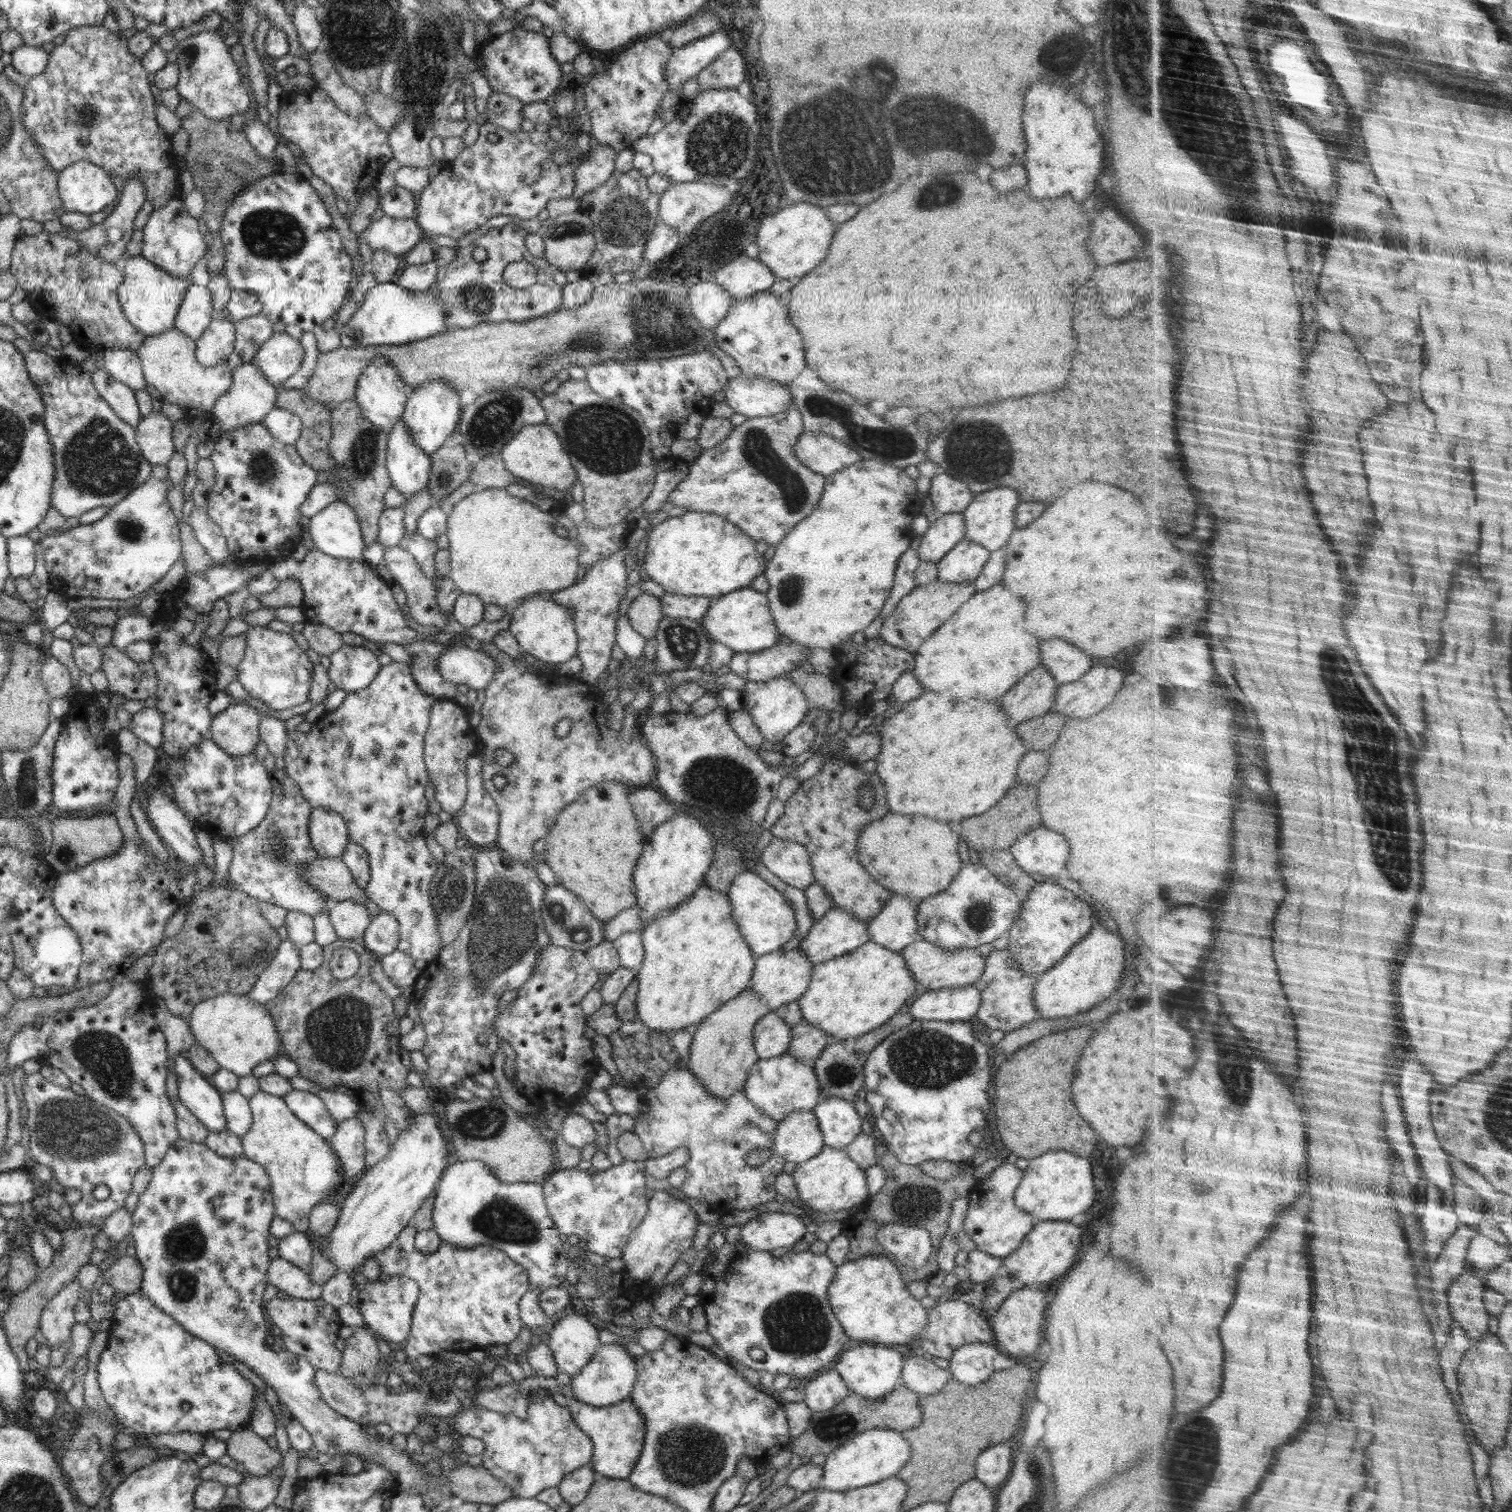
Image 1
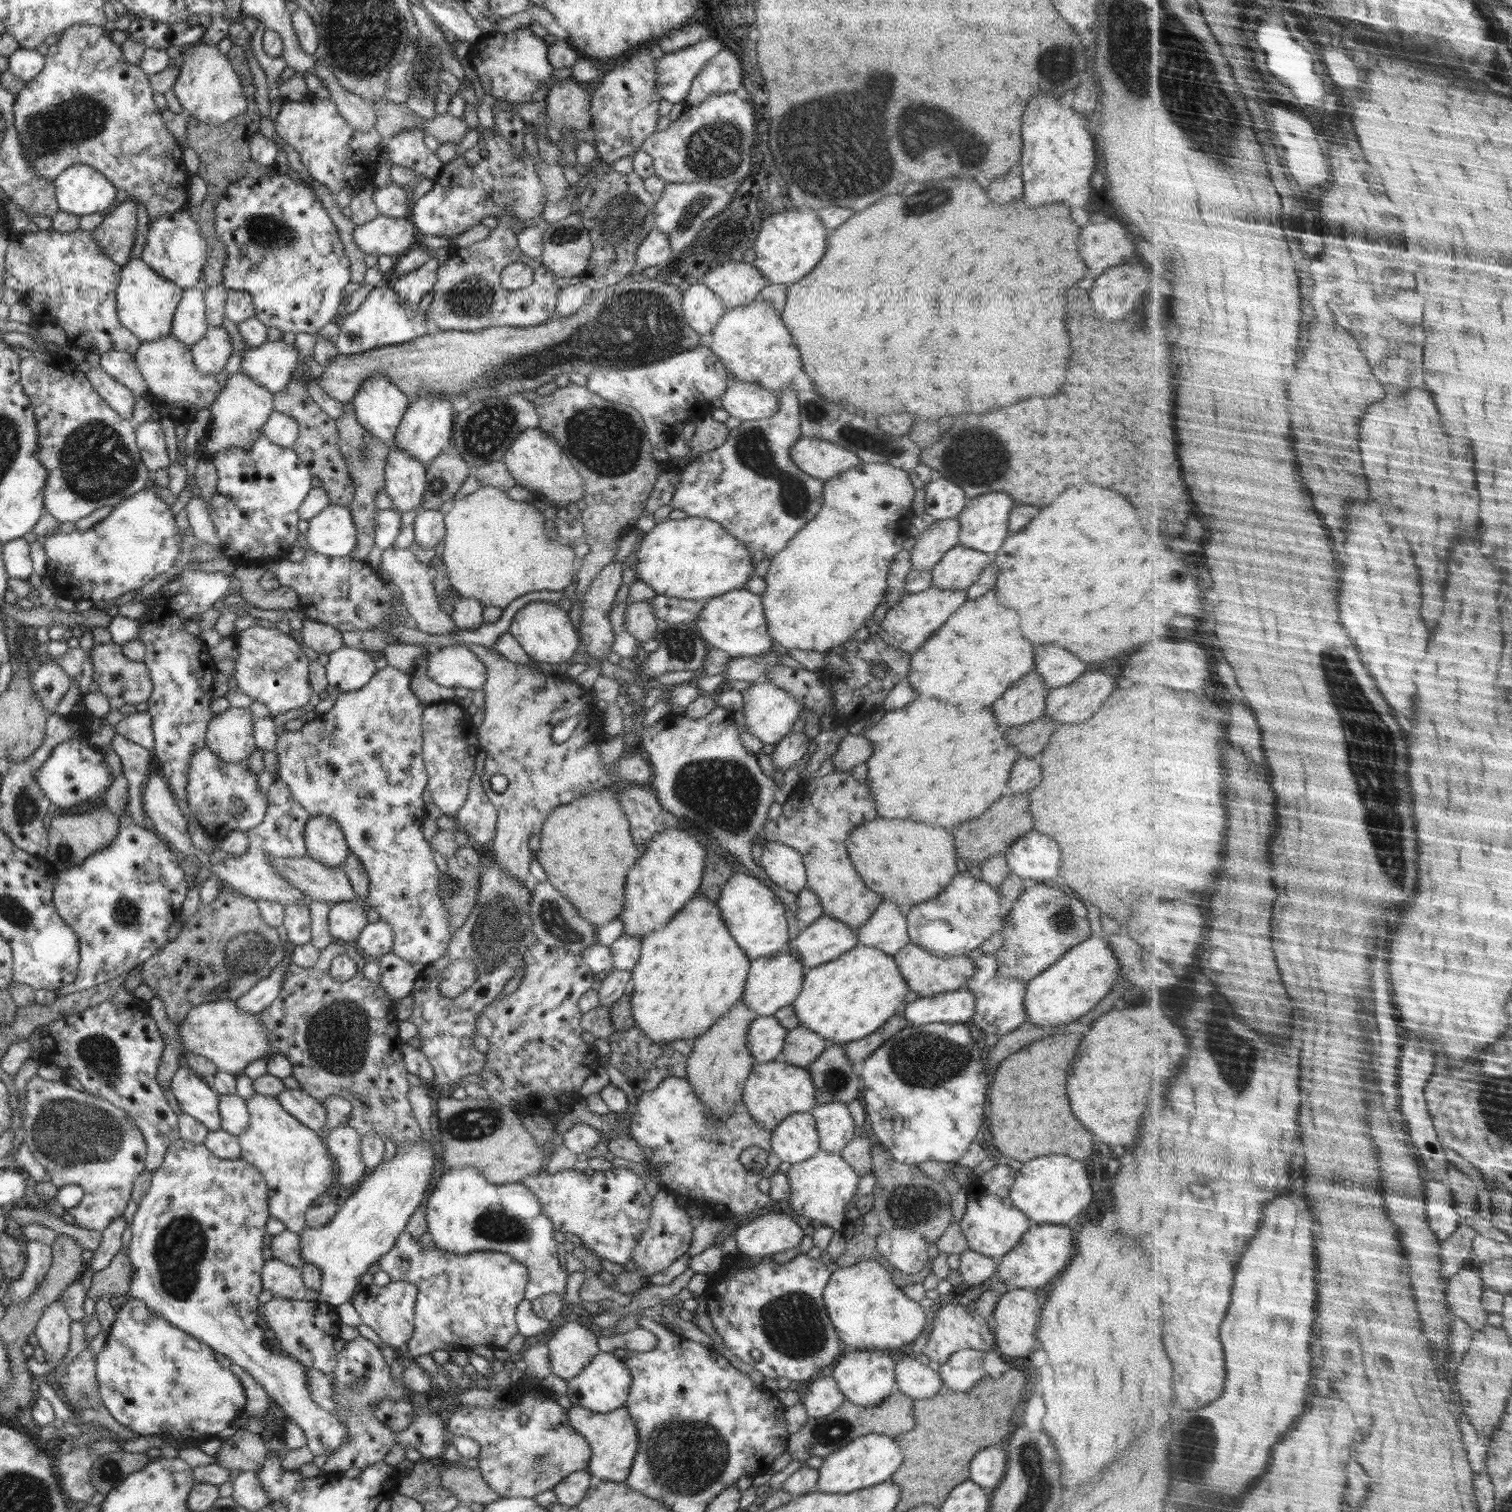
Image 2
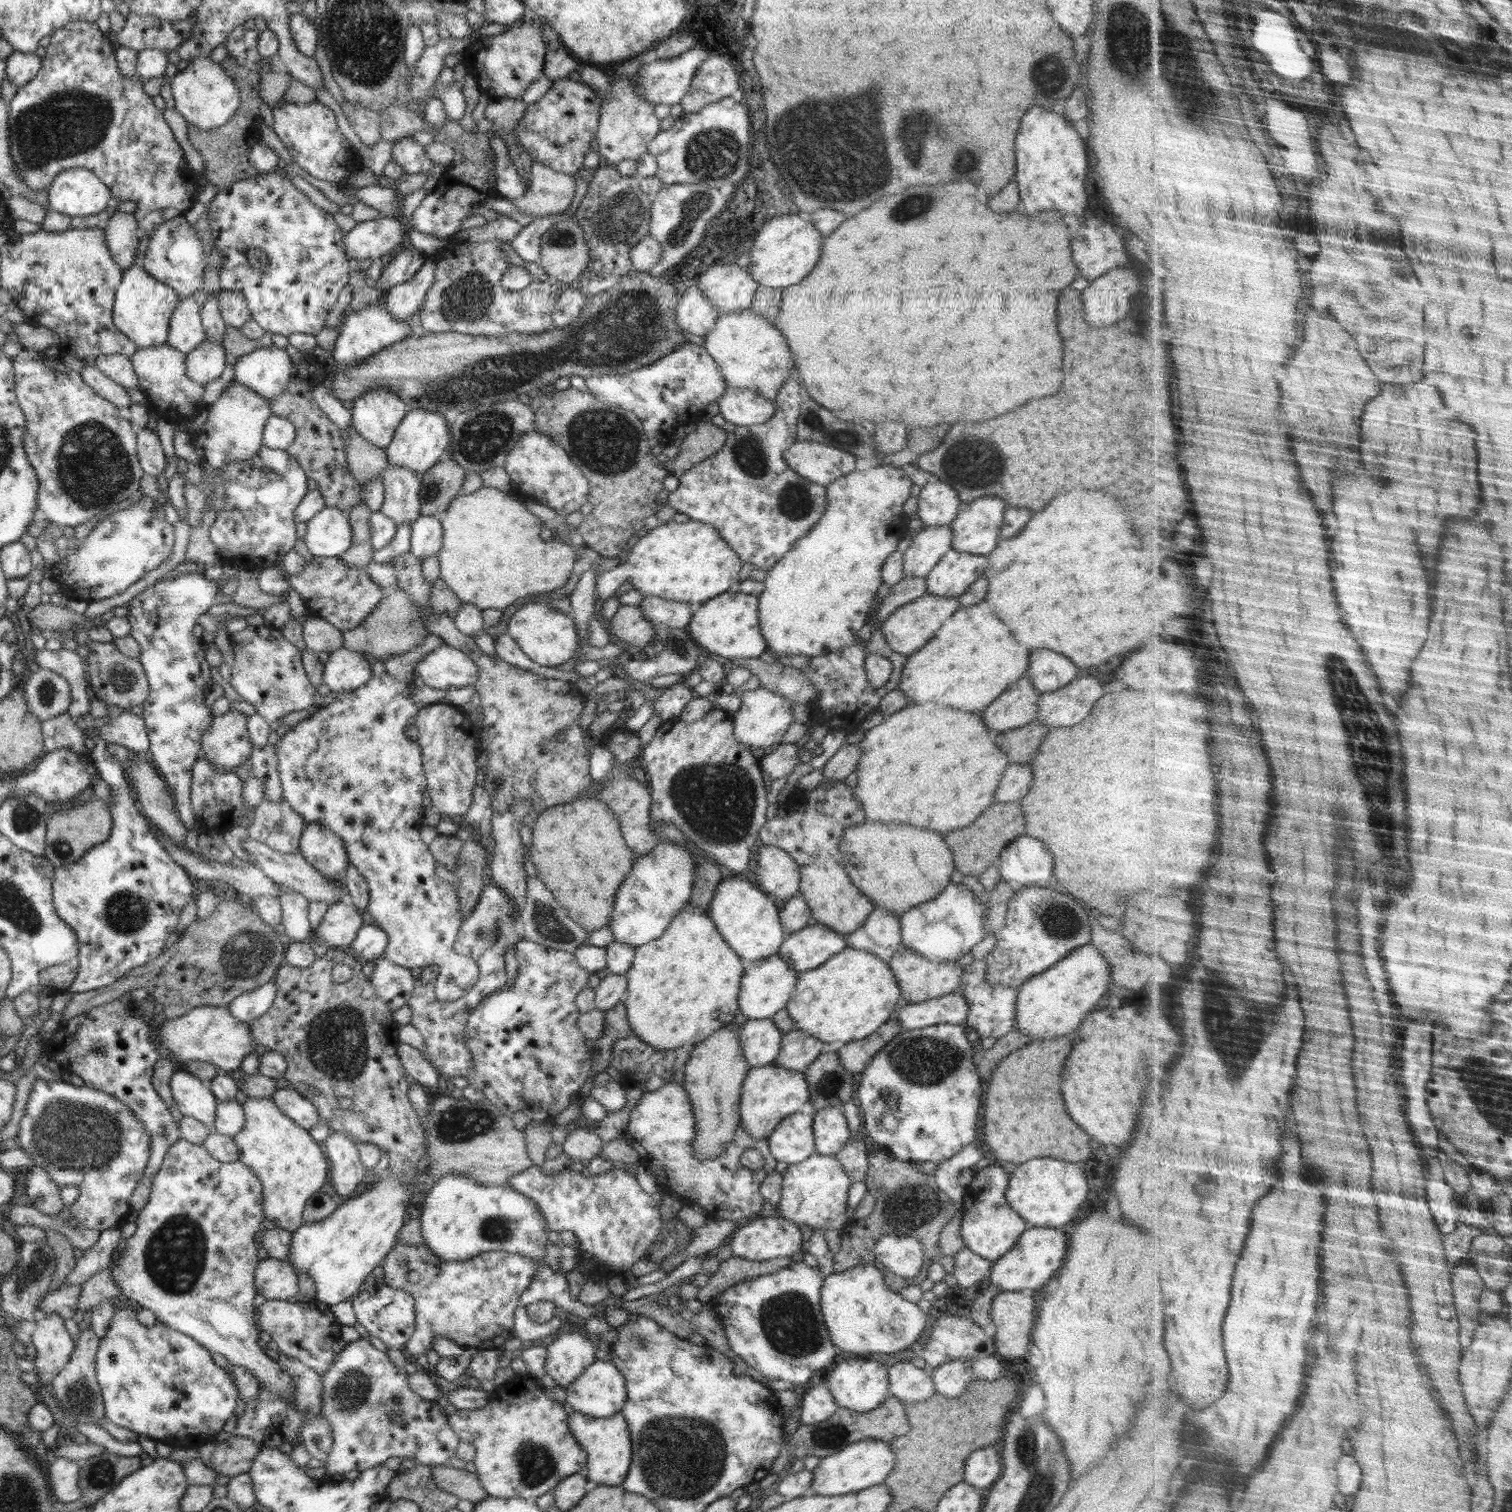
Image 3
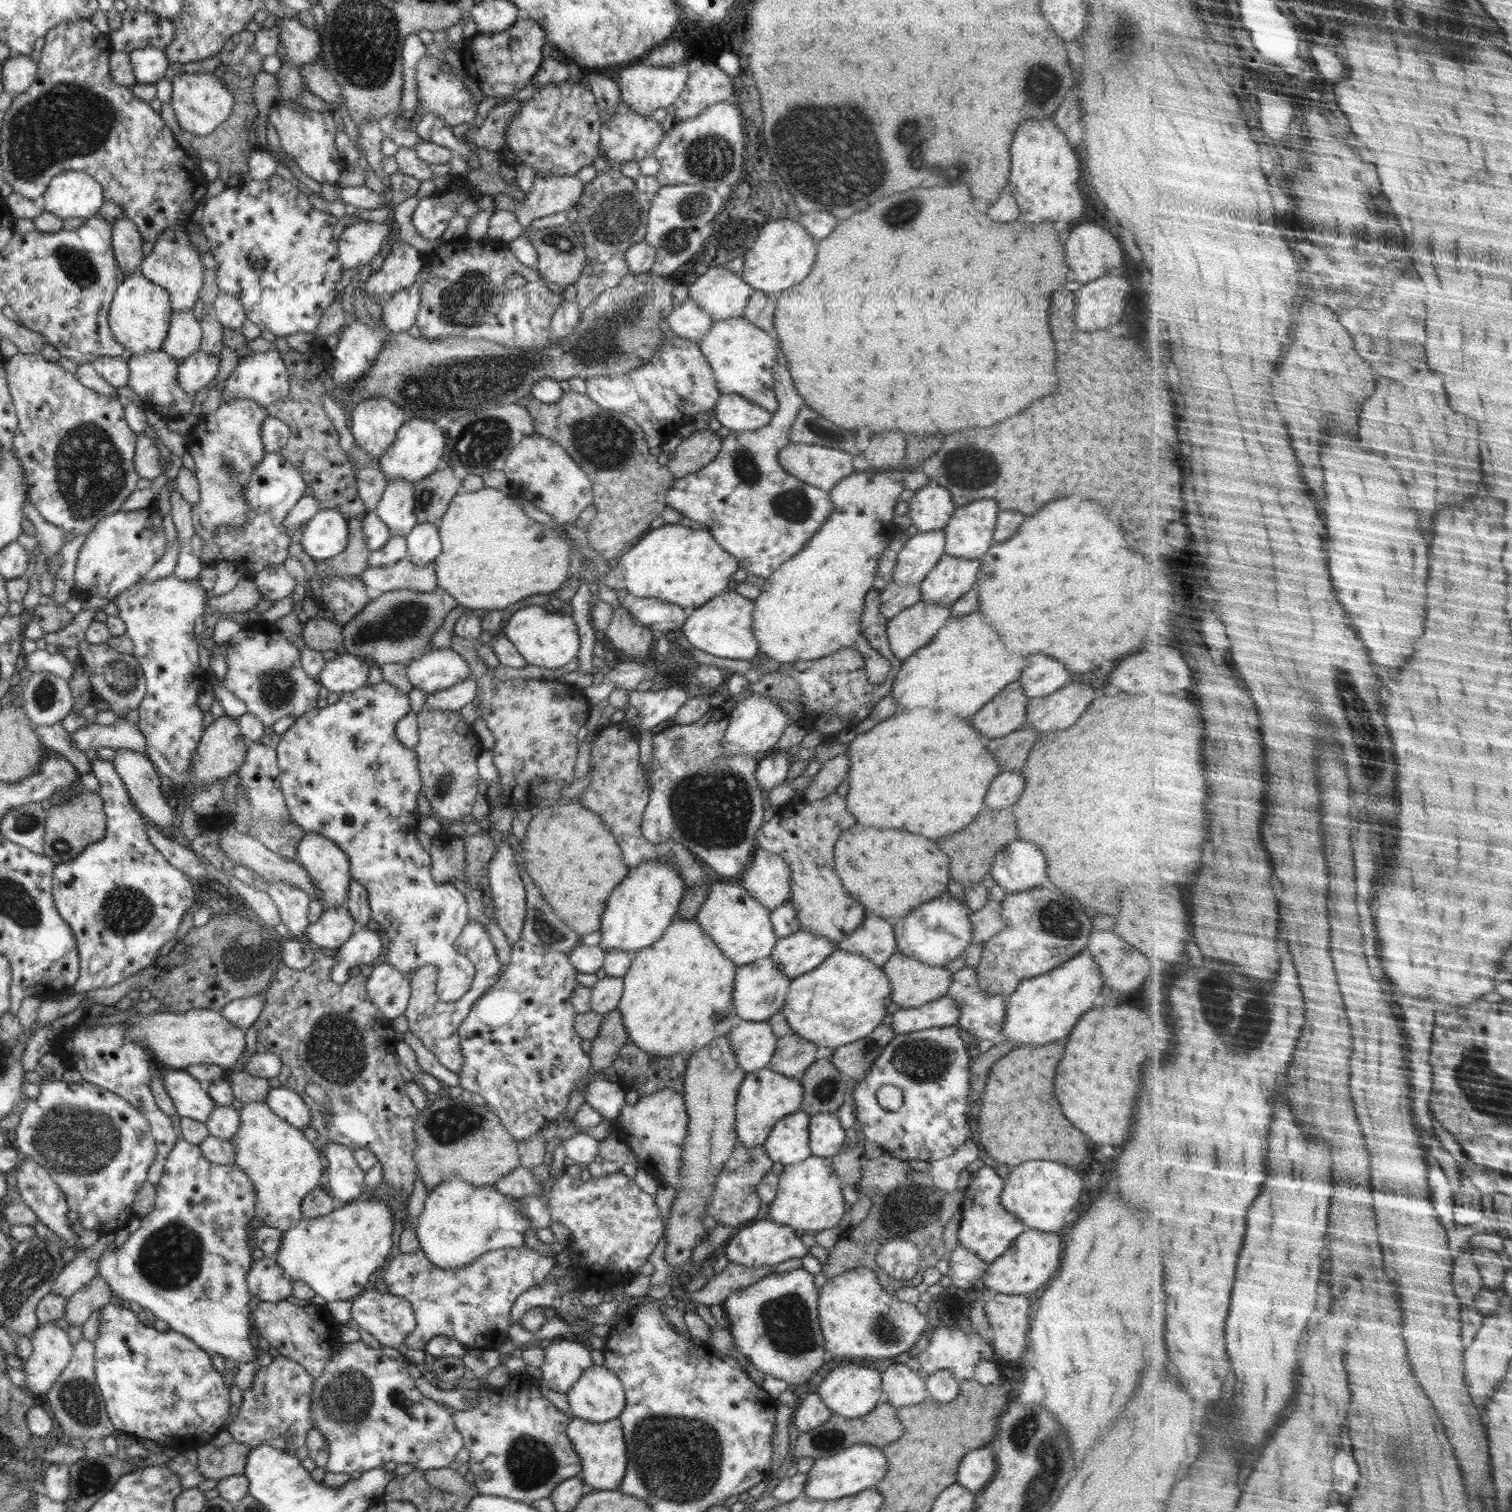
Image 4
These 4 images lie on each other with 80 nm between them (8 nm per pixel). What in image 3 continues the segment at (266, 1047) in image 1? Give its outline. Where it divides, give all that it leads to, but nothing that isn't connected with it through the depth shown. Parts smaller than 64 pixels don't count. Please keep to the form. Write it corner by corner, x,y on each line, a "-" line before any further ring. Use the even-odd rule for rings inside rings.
198,1006
173,1019
156,1019
152,1027
163,1053
169,1054
178,1066
201,1061
211,1063
221,1072
239,1074
243,1058
257,1045
251,1038
250,1025
234,1018
227,1006

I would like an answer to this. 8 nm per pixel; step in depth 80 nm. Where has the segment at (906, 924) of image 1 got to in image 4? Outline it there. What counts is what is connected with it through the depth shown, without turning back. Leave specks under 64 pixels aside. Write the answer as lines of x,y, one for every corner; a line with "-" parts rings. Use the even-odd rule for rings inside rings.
867,915
859,928
837,944
840,951
859,954
882,966
896,950
894,923
874,915

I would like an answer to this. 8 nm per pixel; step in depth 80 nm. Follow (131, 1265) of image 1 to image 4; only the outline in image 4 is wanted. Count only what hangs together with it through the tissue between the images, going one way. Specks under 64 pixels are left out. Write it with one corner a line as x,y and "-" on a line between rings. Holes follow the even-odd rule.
96,1276
68,1300
66,1314
63,1317
70,1328
80,1330
92,1313
110,1303
113,1296
114,1293
108,1283
102,1277

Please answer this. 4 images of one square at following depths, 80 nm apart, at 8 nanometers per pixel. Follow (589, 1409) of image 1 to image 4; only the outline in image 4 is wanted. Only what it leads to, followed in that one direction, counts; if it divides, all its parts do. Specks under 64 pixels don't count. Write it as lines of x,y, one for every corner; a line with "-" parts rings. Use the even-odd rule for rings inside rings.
572,1417
566,1434
576,1454
580,1457
582,1470
579,1476
585,1482
587,1489
618,1489
627,1465
626,1443
620,1418
606,1422
588,1422
578,1417

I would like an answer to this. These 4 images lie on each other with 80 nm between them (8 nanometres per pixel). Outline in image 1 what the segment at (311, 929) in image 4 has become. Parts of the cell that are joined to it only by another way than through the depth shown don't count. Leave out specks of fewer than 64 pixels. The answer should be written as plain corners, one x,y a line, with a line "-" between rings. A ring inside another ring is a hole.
337,901
328,910
337,938
361,941
370,926
370,916
364,904
354,901

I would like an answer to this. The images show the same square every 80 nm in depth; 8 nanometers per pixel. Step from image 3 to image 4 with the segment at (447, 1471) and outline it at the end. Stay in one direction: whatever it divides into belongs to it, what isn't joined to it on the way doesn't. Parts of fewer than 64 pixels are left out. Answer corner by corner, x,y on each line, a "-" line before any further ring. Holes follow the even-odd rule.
454,1465
439,1469
425,1470
424,1478
430,1486
438,1490
460,1495
465,1500
480,1495
479,1490
475,1488
475,1484
467,1483
464,1476
456,1471

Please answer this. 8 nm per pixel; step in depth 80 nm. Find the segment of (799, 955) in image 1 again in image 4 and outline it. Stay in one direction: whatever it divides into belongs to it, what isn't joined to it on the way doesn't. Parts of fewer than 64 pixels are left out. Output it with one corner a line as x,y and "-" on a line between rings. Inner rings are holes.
770,957
755,960
747,965
737,965
732,991
733,1009
742,1021
766,1021
773,1014
781,1012
790,983
791,979
781,972

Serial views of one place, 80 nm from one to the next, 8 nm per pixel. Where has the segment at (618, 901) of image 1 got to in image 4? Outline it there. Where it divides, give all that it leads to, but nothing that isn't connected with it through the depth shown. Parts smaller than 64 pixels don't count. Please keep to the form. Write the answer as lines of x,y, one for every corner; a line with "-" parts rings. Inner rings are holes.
577,799
546,805
535,811
525,840
520,842
526,872
564,925
580,937
600,930
610,893
629,873
622,862
618,842
608,833
600,815
584,810

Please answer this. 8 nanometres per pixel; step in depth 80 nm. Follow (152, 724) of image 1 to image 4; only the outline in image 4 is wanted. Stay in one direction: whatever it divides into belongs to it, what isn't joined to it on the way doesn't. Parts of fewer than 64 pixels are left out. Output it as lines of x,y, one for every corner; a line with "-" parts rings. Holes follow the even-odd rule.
125,717
118,718
112,725
92,723
81,727
72,732
71,740
82,752
86,752
88,748
110,747
130,749
144,754
146,746
145,738
137,729
137,725
126,721

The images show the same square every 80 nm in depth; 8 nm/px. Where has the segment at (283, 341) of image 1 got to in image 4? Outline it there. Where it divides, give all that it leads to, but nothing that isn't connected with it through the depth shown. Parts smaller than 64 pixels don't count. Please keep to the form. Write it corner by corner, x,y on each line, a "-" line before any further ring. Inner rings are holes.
276,348
240,358
234,372
222,384
224,384
224,394
221,395
222,401
231,400
231,398
247,398
264,408
269,408
273,407
276,401
290,396
289,371
284,364
283,355

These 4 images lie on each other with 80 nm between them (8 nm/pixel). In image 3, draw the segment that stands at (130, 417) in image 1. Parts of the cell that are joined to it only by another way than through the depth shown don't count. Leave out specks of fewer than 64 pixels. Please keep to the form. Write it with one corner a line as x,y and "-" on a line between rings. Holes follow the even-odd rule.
85,366
81,373
82,381
96,394
112,402
120,411
125,412
132,404
128,392
124,386
112,381
106,374
103,374
97,367

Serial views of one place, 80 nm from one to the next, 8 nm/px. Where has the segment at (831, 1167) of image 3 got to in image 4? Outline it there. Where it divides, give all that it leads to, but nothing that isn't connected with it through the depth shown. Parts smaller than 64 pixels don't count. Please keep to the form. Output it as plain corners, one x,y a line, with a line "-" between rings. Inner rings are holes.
810,1155
802,1162
785,1165
778,1178
776,1196
768,1204
768,1219
789,1226
794,1231
805,1230
811,1233
838,1226
846,1212
846,1202
841,1193
843,1184
833,1171
831,1157

